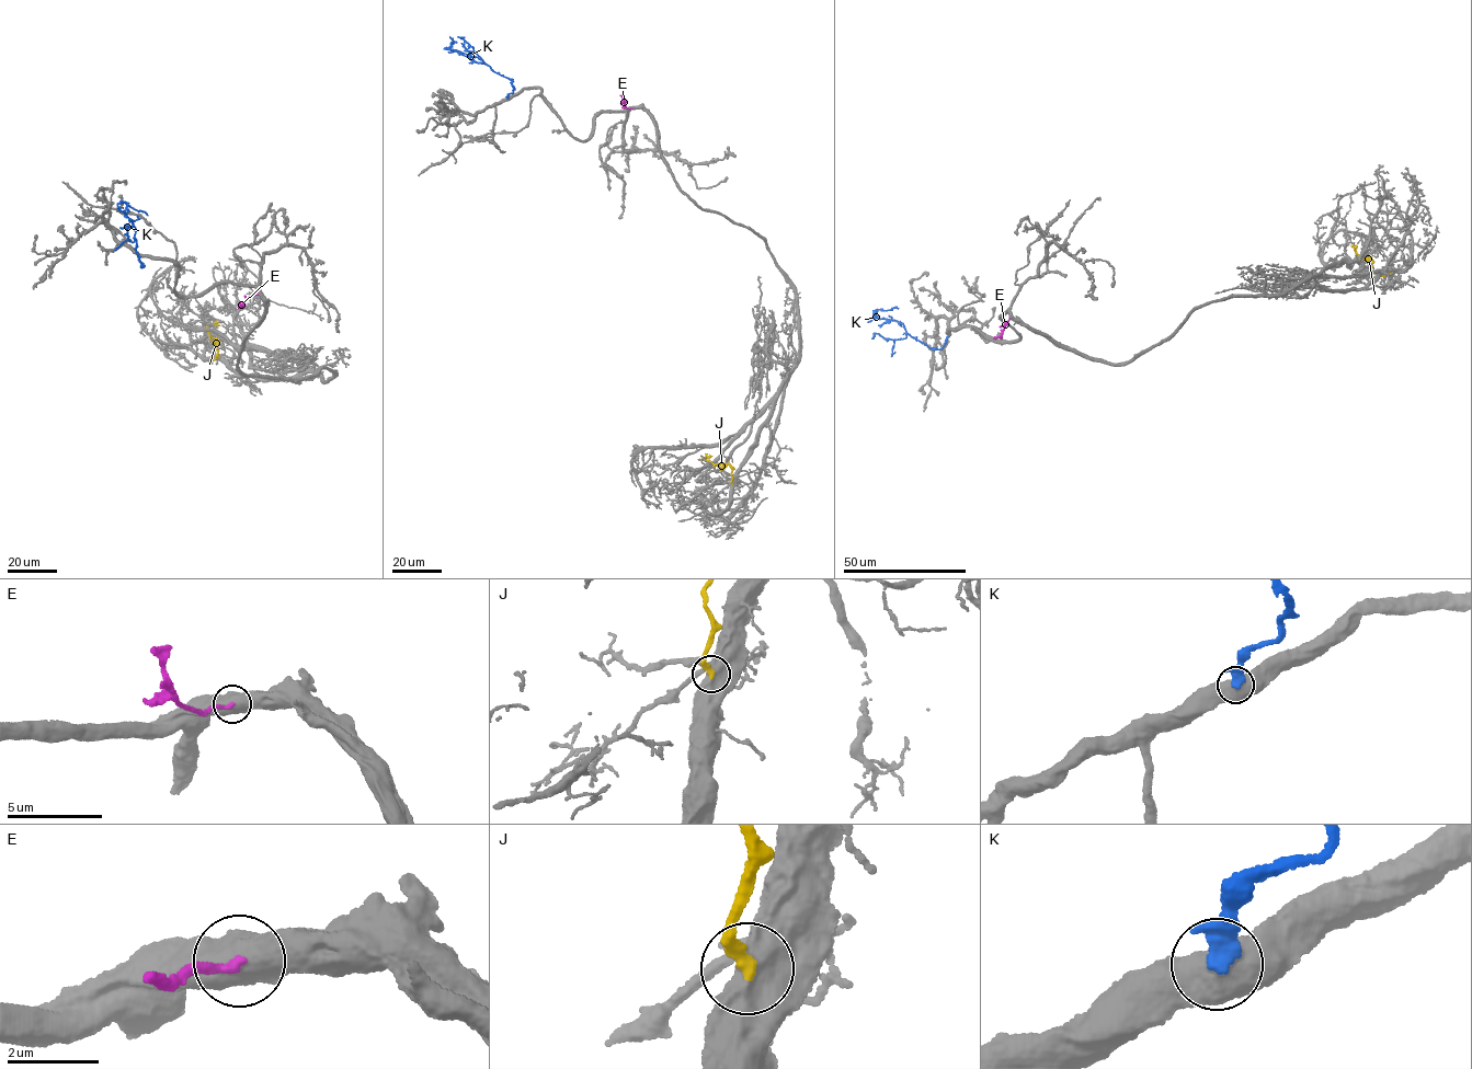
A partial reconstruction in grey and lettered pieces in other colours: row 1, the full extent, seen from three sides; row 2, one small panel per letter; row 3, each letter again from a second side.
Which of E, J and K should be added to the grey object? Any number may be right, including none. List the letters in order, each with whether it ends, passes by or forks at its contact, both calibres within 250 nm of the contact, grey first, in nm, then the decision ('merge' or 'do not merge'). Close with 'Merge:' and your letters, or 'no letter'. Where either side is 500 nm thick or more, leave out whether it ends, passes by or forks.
E: calibres 800 and 190 nm; do not merge
J: calibres 800 and 240 nm; do not merge
K: calibres 750 and 280 nm; do not merge
Merge: no letter

